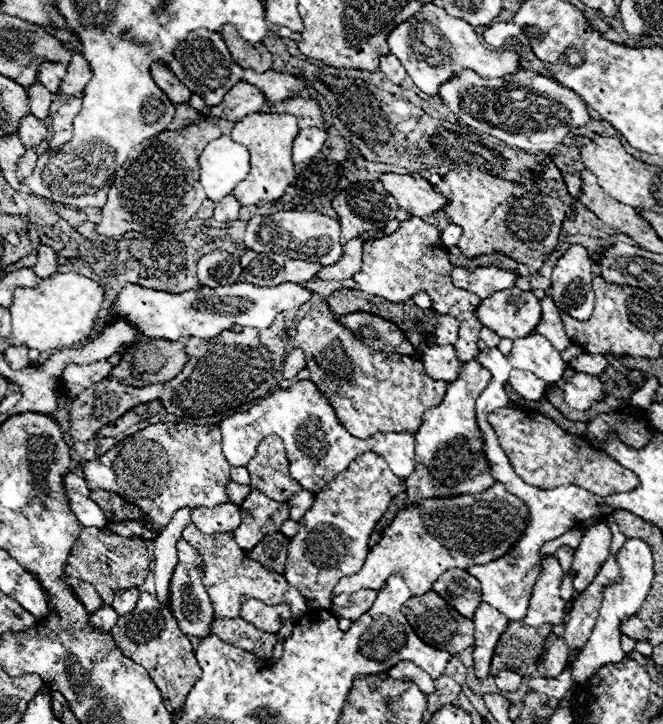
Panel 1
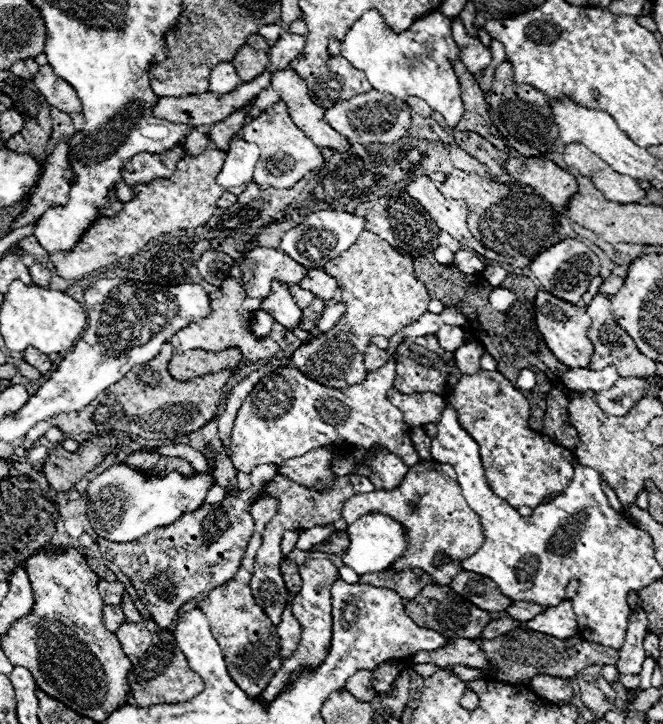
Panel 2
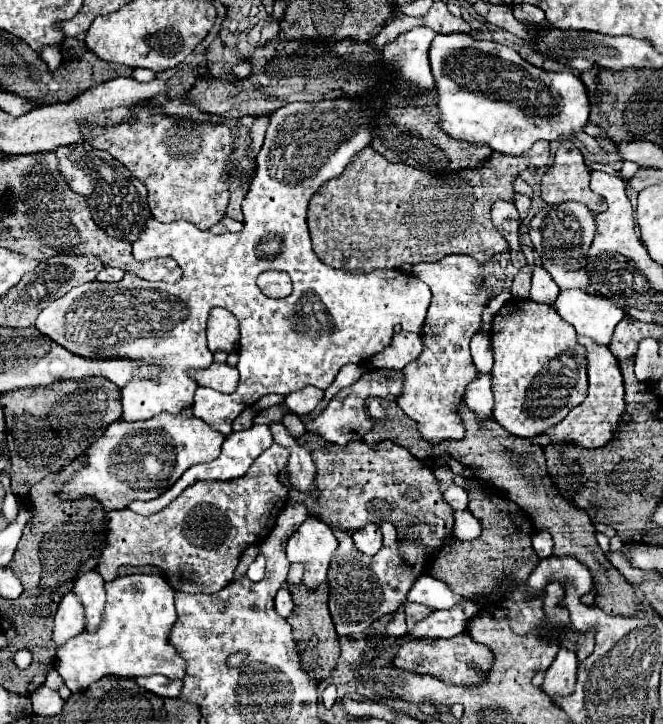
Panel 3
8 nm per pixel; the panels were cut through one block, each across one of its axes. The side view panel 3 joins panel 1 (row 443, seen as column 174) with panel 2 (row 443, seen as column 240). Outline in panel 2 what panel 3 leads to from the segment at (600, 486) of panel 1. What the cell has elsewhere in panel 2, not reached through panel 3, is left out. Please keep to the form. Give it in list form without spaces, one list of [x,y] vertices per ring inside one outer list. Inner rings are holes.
[[[480,370],[474,376],[462,376],[448,402],[458,412],[462,428],[480,444],[490,488],[514,508],[536,508],[544,496],[560,494],[572,480],[572,452],[528,428],[530,406],[526,396],[500,372]]]

